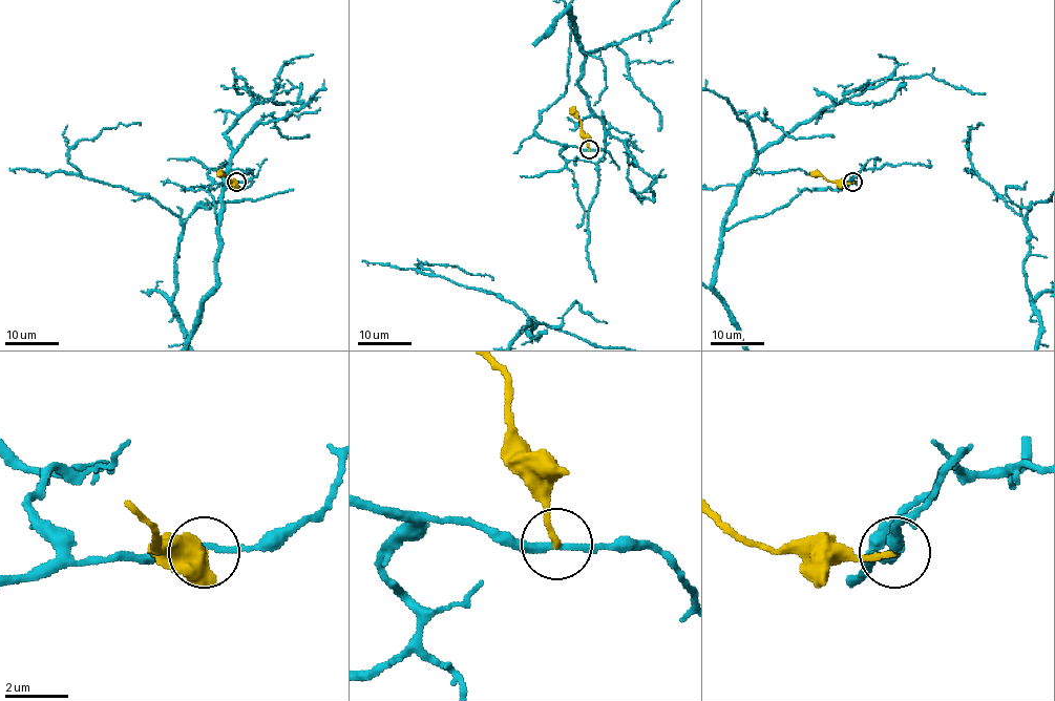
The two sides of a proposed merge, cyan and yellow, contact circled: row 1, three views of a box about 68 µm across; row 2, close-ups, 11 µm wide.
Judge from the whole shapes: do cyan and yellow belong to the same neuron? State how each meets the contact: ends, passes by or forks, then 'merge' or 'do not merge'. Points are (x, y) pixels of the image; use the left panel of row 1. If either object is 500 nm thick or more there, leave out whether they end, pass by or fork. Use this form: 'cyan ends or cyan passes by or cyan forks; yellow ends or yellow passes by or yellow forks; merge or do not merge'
cyan passes by; yellow ends; do not merge

